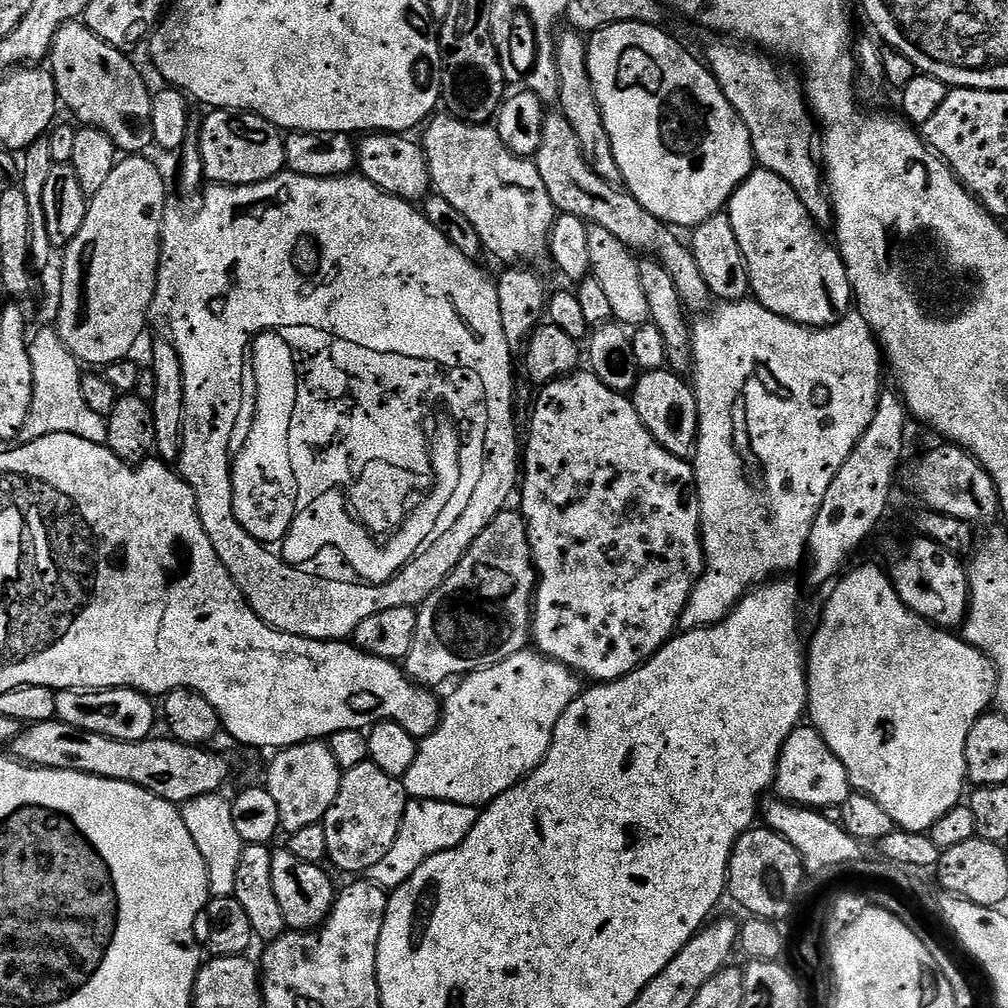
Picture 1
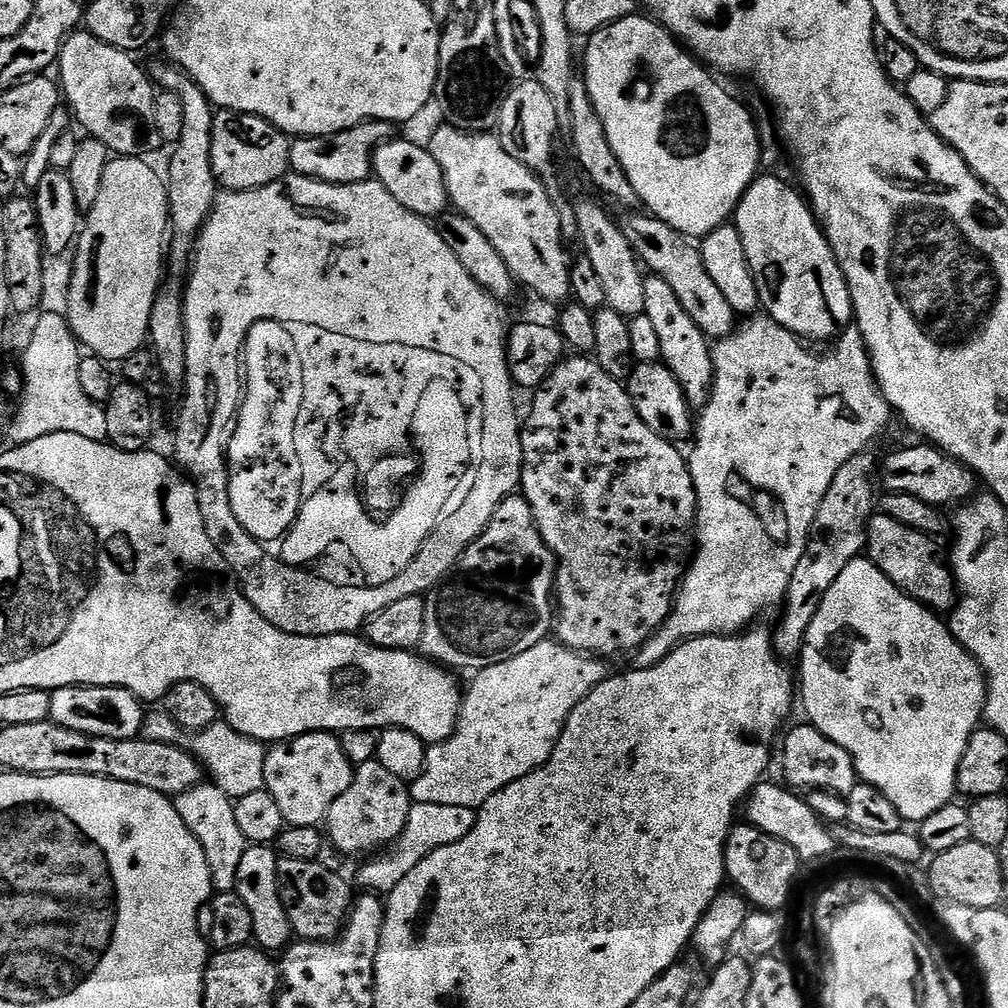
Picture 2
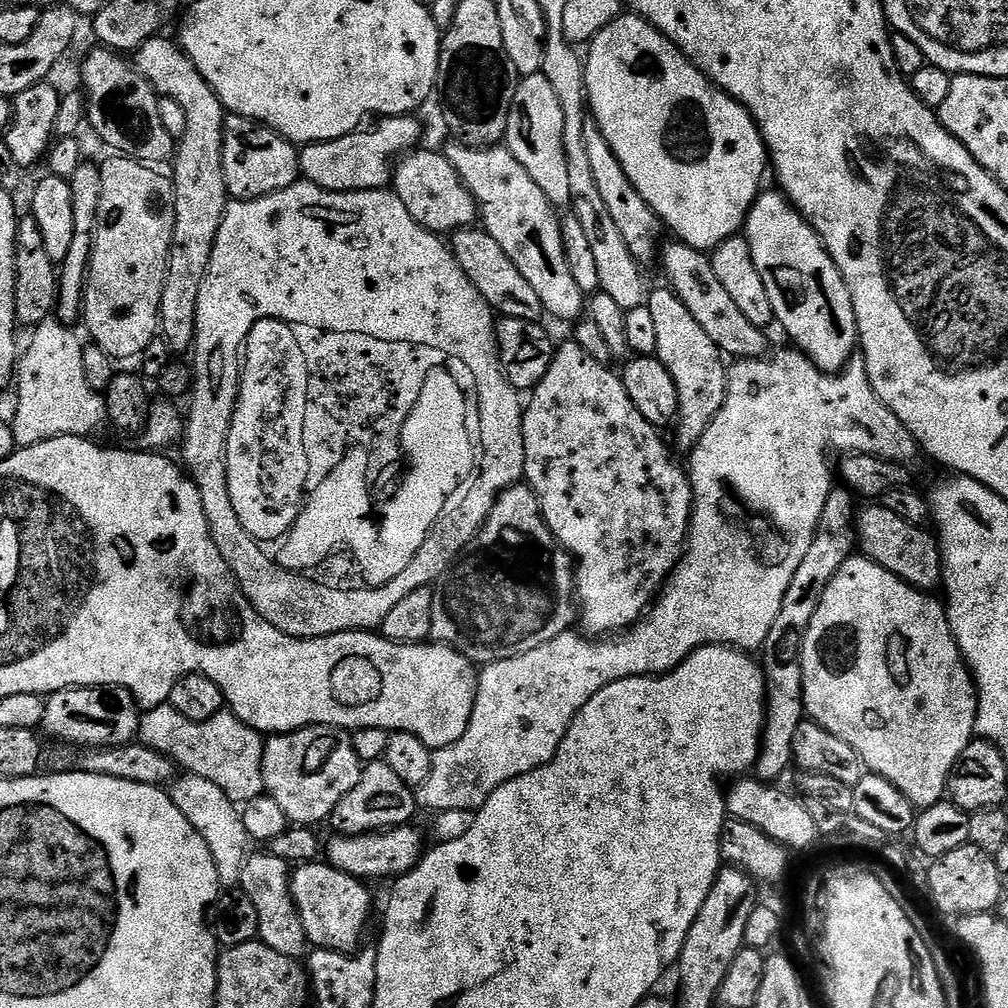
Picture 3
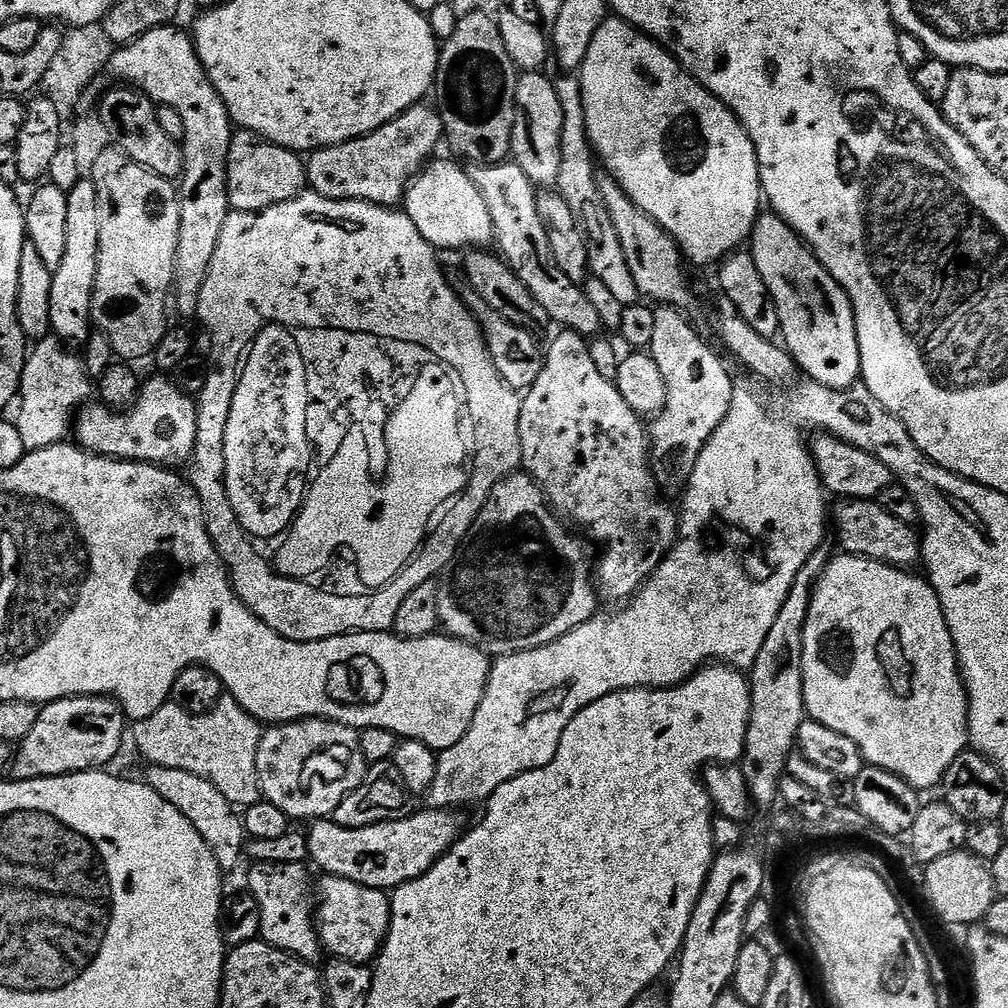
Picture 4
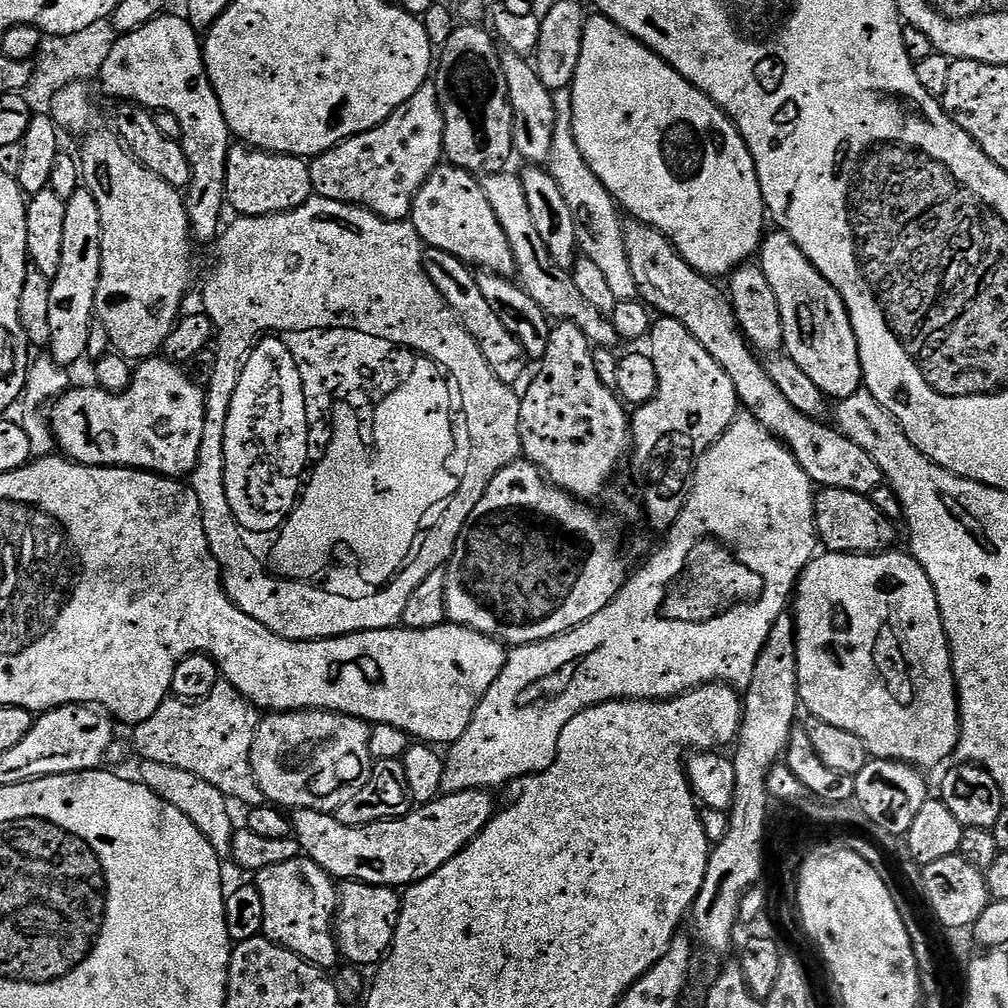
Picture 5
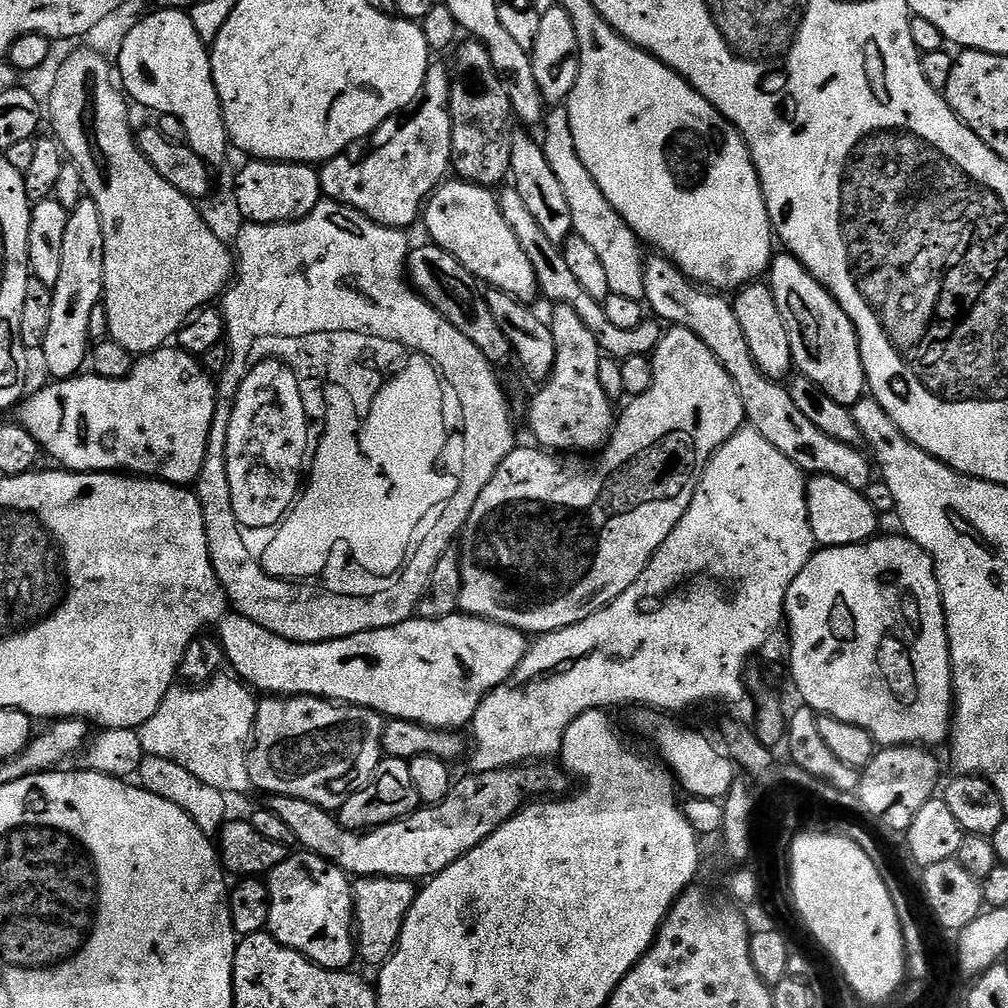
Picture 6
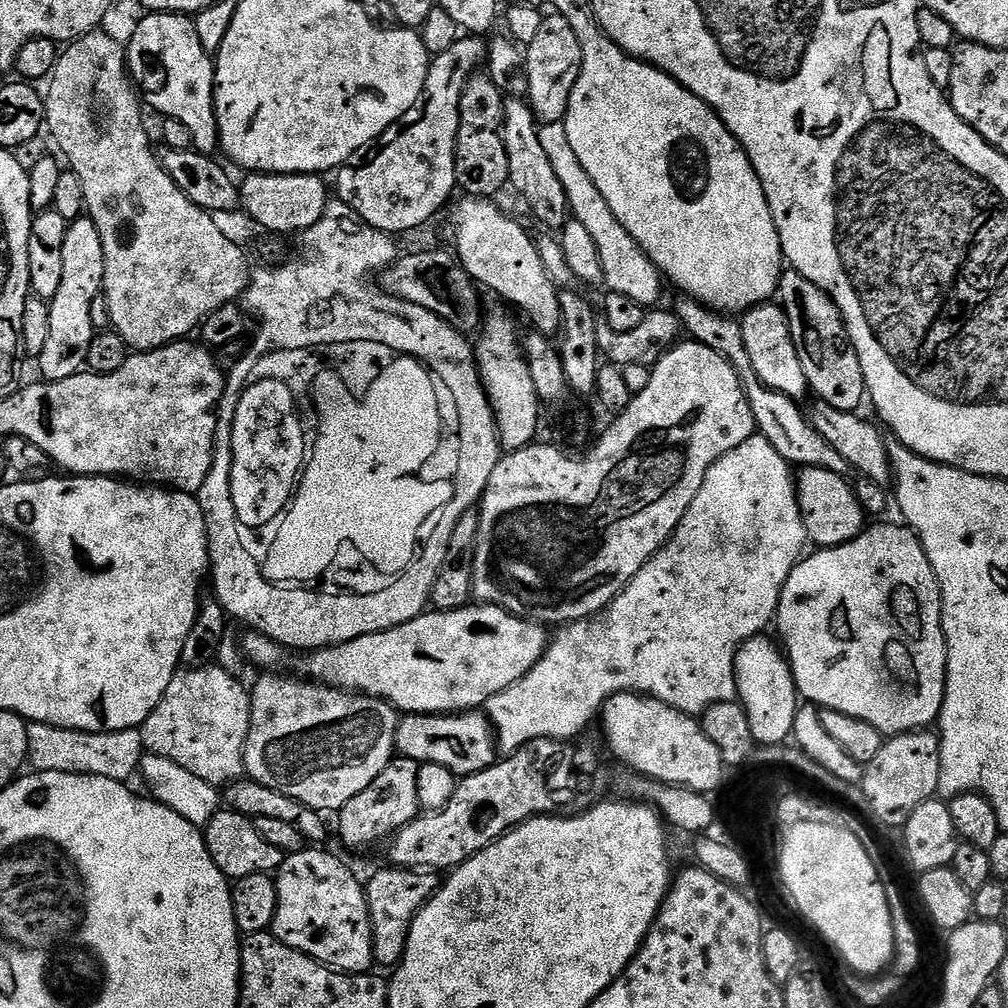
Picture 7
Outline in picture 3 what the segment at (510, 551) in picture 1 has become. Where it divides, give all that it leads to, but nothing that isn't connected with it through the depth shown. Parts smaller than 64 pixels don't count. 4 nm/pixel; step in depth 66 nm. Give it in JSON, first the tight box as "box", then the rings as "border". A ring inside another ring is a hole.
{"box":[431,482,578,666],"border":[[[521,482],[507,488],[506,491],[500,493],[496,497],[494,506],[490,510],[490,514],[484,520],[484,525],[477,532],[476,537],[468,543],[462,555],[452,565],[451,569],[440,577],[434,588],[434,618],[432,619],[431,639],[438,644],[446,644],[454,651],[460,652],[467,659],[477,666],[493,664],[499,660],[512,660],[516,656],[526,654],[526,650],[534,650],[538,646],[542,646],[546,642],[550,642],[554,638],[558,638],[561,634],[569,631],[573,627],[574,621],[577,619],[578,612],[574,607],[574,593],[576,590],[576,577],[574,575],[574,561],[567,552],[558,550],[558,545],[554,534],[546,526],[544,515],[540,513],[540,499],[532,493],[532,489],[527,483]]]}

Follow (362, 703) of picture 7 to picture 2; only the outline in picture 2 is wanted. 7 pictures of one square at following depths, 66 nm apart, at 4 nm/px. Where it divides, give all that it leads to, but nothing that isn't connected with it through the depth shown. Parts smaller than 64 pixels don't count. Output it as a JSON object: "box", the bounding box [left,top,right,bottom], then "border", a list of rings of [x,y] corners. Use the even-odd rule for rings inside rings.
{"box":[264,732,354,828],"border":[[[307,732],[292,740],[273,743],[267,749],[264,787],[278,802],[285,825],[315,828],[327,817],[342,790],[350,786],[353,771],[354,765],[346,758],[339,735]]]}

